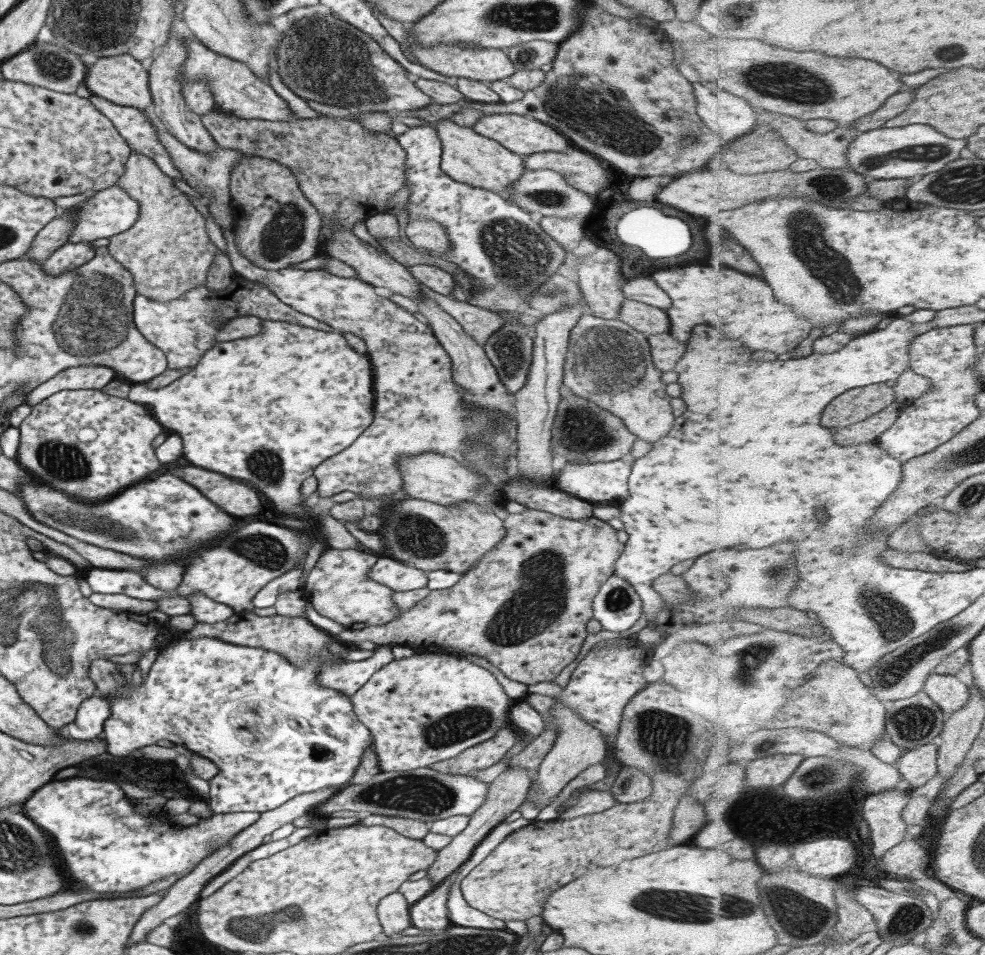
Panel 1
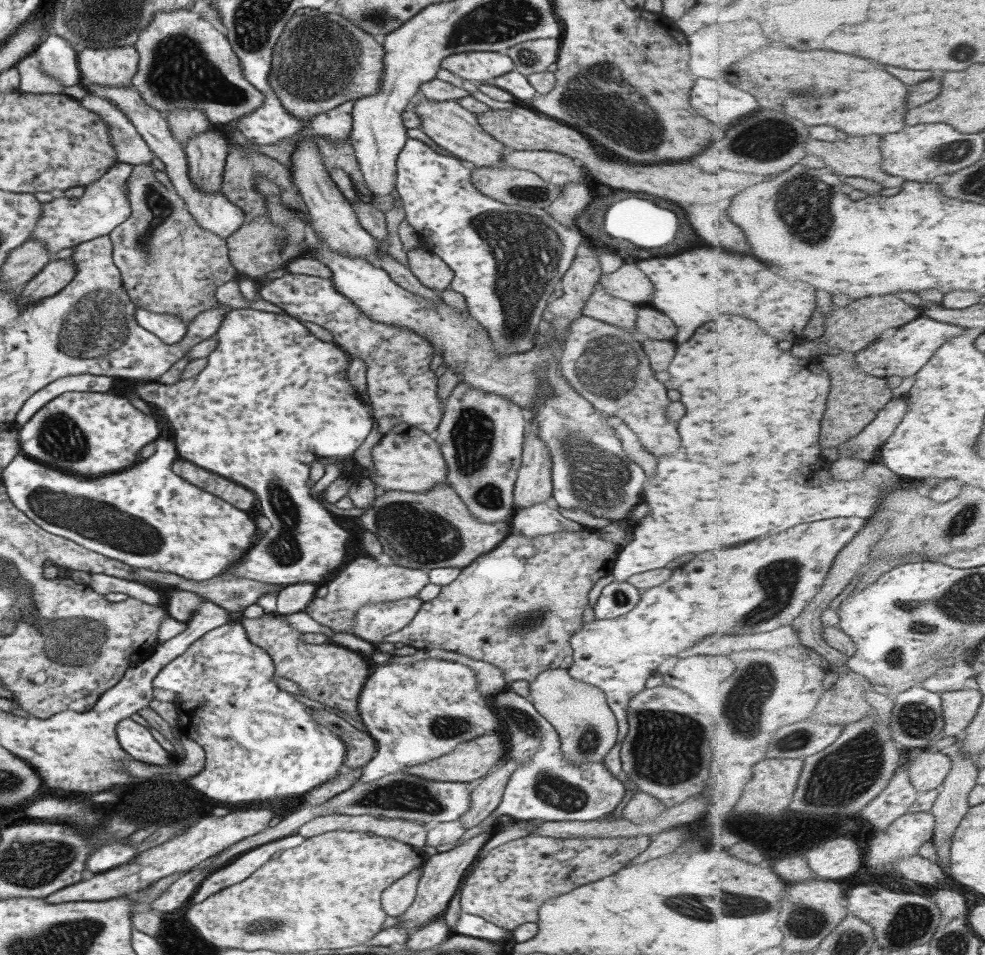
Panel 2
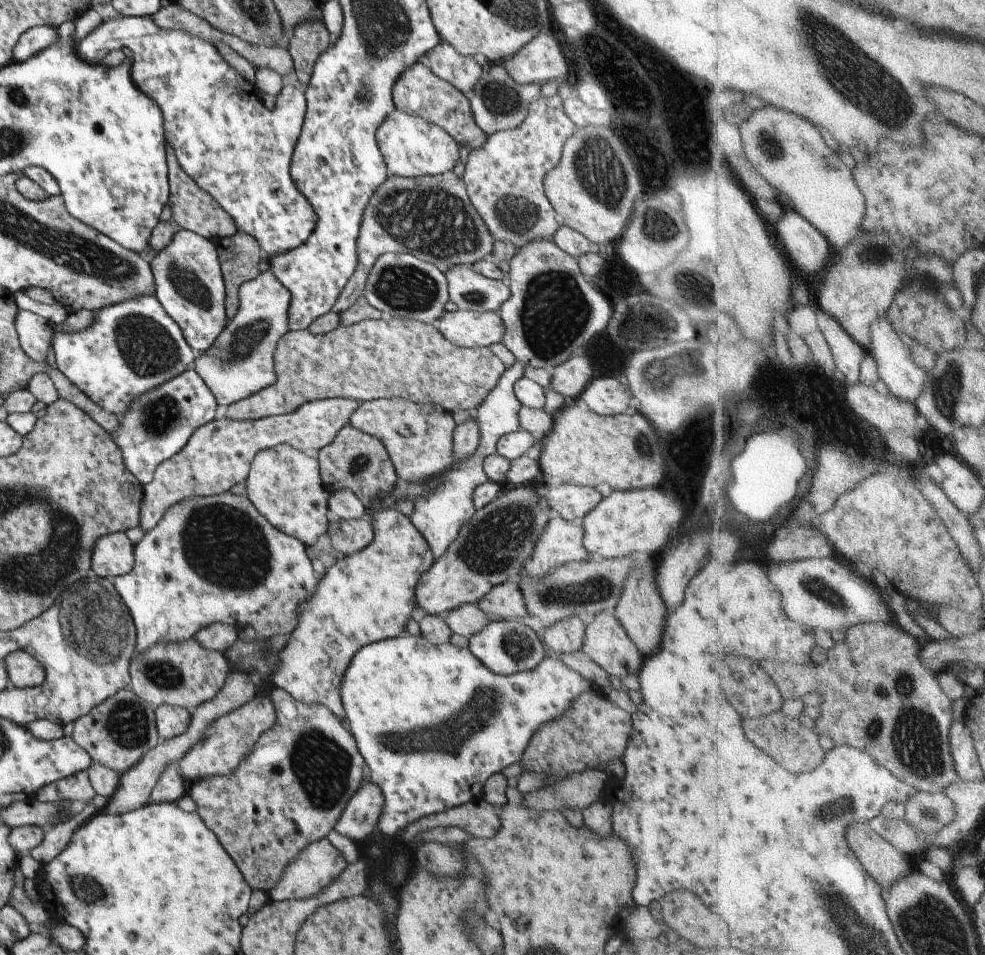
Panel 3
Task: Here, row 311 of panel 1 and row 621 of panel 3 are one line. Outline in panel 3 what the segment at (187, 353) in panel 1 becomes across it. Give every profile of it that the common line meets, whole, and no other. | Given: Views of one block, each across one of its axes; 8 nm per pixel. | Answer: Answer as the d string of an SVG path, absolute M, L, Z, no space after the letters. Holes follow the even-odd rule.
M223 491L221 494L213 496L197 496L180 500L166 508L165 514L161 516L159 522L143 533L143 537L139 542L133 544L133 566L123 576L111 577L109 581L113 588L124 602L129 611L134 629L136 630L136 644L134 652L141 654L147 652L153 644L157 642L165 642L165 644L181 644L183 640L193 637L193 634L201 628L205 628L213 623L221 623L232 626L233 628L243 628L250 626L257 633L258 638L271 638L277 634L291 634L295 624L297 624L297 606L301 604L301 600L309 598L313 588L315 588L315 576L311 569L311 562L305 554L304 544L287 534L273 528L261 514L255 510L250 500L243 494L233 494L229 491Z

